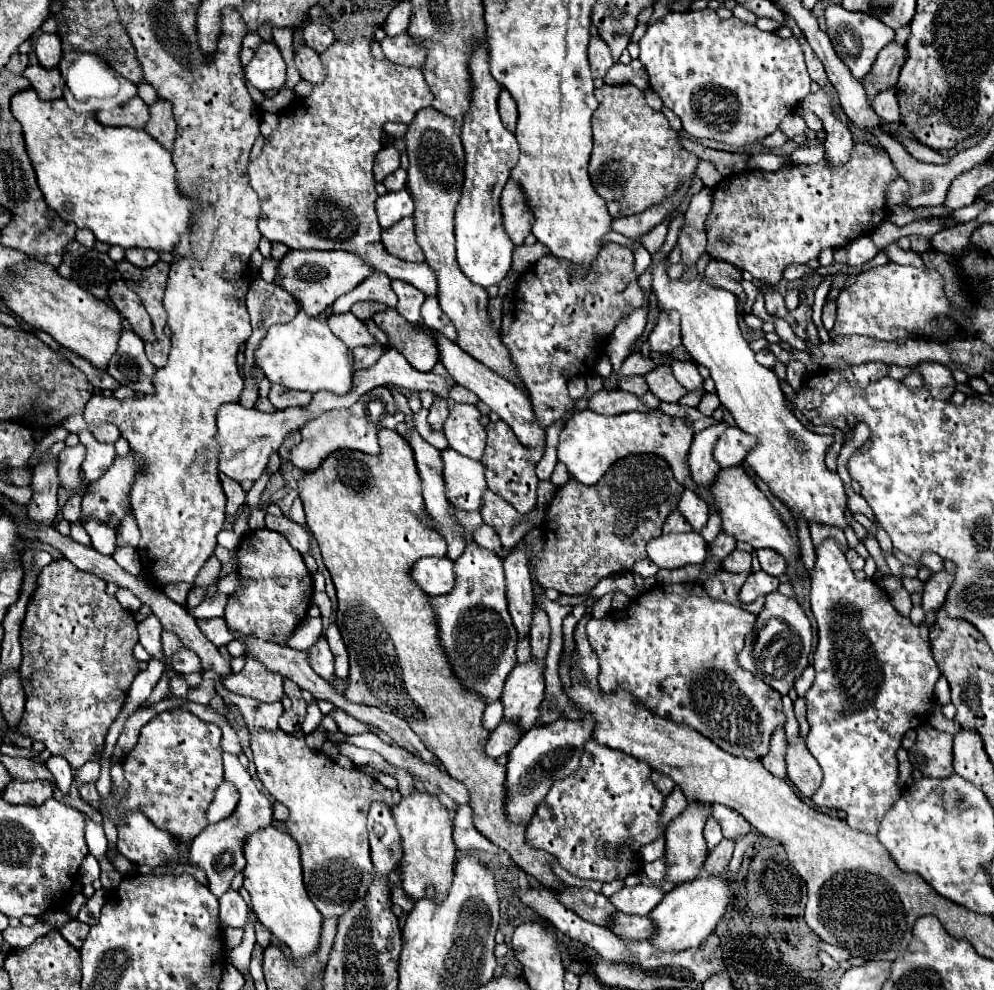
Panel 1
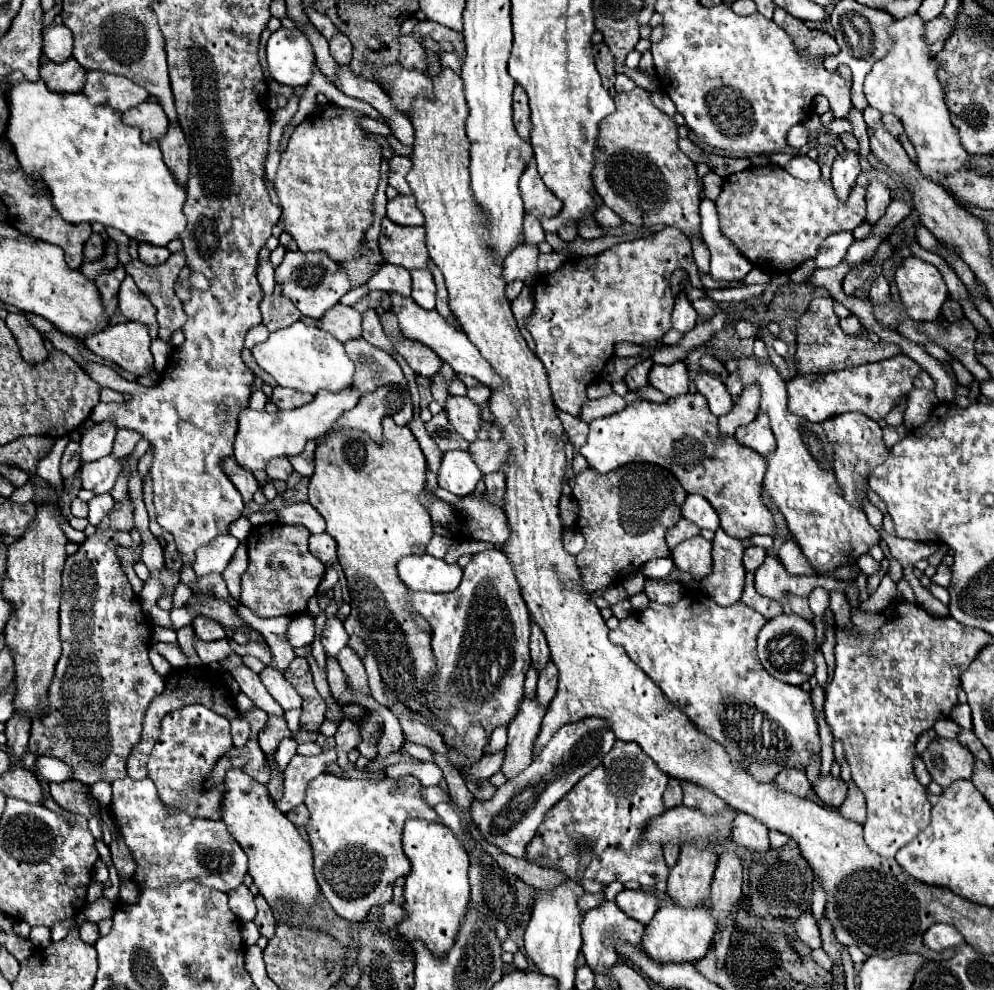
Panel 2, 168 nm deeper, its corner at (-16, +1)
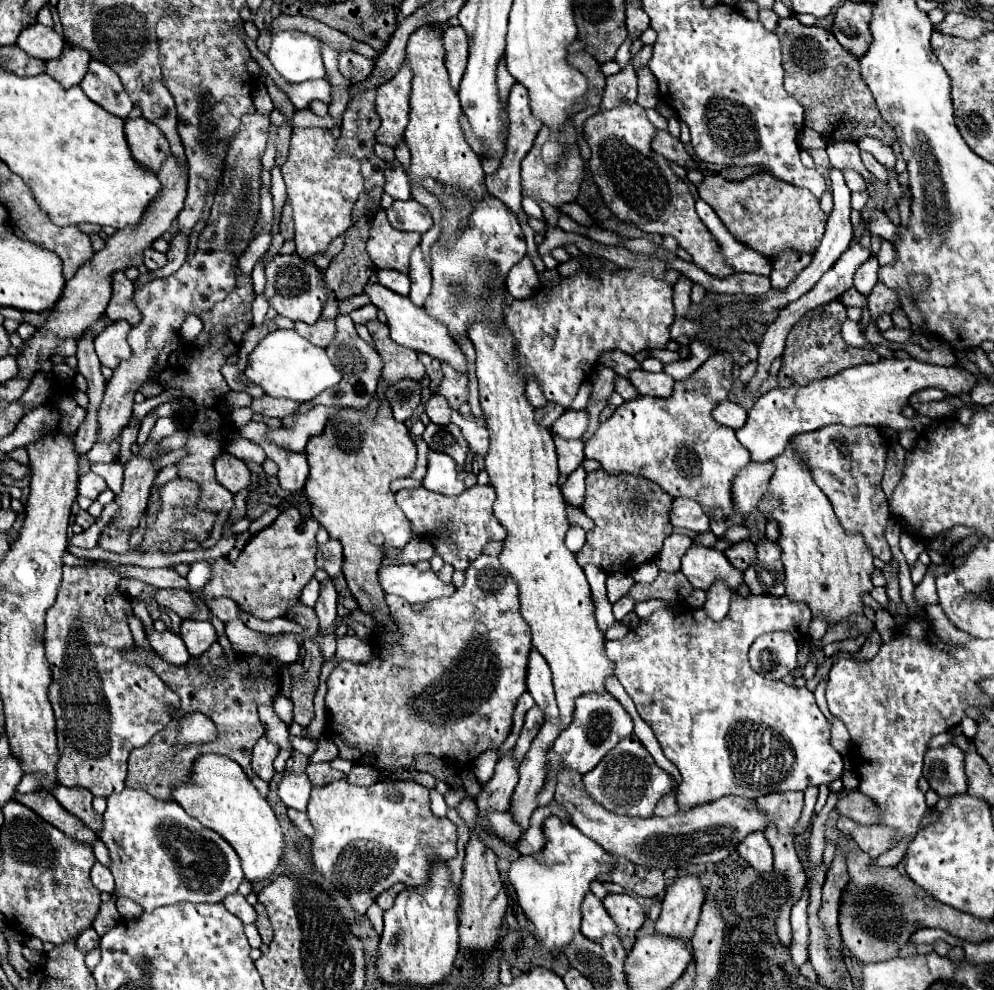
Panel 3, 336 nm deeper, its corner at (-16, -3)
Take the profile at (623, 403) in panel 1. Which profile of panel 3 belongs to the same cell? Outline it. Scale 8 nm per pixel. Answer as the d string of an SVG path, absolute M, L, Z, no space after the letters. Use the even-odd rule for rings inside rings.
M566 410L554 424L552 432L562 438L582 438L588 430L590 414L586 410Z

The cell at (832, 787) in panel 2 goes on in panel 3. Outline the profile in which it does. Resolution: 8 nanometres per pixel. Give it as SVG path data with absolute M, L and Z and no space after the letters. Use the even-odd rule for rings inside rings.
M838 792L836 810L842 816L848 816L856 820L858 824L874 824L876 822L876 806L872 806L870 800L862 792Z

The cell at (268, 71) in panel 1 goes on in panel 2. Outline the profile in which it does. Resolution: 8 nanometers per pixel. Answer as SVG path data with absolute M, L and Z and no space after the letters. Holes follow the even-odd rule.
M278 28L266 44L270 74L286 86L304 86L314 74L314 50L308 38L298 30Z

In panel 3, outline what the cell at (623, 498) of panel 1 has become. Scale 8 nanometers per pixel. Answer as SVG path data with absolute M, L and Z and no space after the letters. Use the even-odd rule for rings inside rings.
M602 468L586 476L586 498L582 510L594 520L594 528L586 536L584 548L576 554L580 566L594 564L606 574L628 572L634 566L650 562L662 548L662 542L672 534L670 508L674 498L656 482L644 476L616 474L610 476Z

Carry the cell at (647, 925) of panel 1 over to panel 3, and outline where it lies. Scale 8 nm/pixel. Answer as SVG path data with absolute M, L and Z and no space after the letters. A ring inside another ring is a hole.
M588 892L582 904L582 934L594 942L600 942L606 934L618 934L616 922L604 908L602 900L598 900L592 892Z

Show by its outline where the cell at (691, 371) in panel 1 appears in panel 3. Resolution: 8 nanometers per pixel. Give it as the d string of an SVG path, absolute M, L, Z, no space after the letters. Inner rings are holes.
M722 400L720 404L716 404L712 410L712 416L718 424L734 428L734 430L738 430L746 424L746 410L730 400Z

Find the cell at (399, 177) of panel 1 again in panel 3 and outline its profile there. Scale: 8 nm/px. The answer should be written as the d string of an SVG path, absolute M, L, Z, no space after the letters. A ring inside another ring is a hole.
M392 160L386 166L384 176L386 176L386 184L384 184L386 194L390 194L394 200L410 200L412 198L404 166L398 160Z

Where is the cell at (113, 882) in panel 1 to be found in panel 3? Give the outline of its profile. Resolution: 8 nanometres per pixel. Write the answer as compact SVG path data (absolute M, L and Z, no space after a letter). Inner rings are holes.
M56 784L52 790L52 796L76 818L80 818L96 836L102 834L102 816L94 812L92 808L92 794L84 788L66 788L62 784Z

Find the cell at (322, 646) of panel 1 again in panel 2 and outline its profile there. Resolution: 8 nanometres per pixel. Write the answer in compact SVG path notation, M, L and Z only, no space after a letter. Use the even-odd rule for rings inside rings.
M336 616L328 618L324 624L324 632L322 632L322 646L324 646L326 654L336 656L346 644L348 644L348 634L346 634L342 622Z

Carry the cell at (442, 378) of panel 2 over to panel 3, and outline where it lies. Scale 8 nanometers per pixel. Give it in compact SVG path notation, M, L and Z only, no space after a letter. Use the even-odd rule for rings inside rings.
M418 354L418 356L420 356L420 360L422 360L422 364L426 366L426 372L428 372L428 376L430 376L430 392L436 394L442 378L444 378L442 368L440 368L440 362L438 362L436 358L432 358L432 356L426 356L426 354Z

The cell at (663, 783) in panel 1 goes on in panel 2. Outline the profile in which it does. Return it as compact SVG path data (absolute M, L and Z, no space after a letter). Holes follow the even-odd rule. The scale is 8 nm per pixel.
M670 778L662 800L664 800L666 808L674 808L674 806L682 804L682 788L680 788L680 782L676 778Z

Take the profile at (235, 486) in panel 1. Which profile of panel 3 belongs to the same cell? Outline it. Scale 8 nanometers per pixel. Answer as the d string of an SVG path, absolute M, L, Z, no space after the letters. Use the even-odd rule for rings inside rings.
M222 452L216 458L214 468L216 468L216 480L232 494L238 494L238 492L250 488L250 470L248 470L246 462L242 462L240 458L236 458L228 452Z

